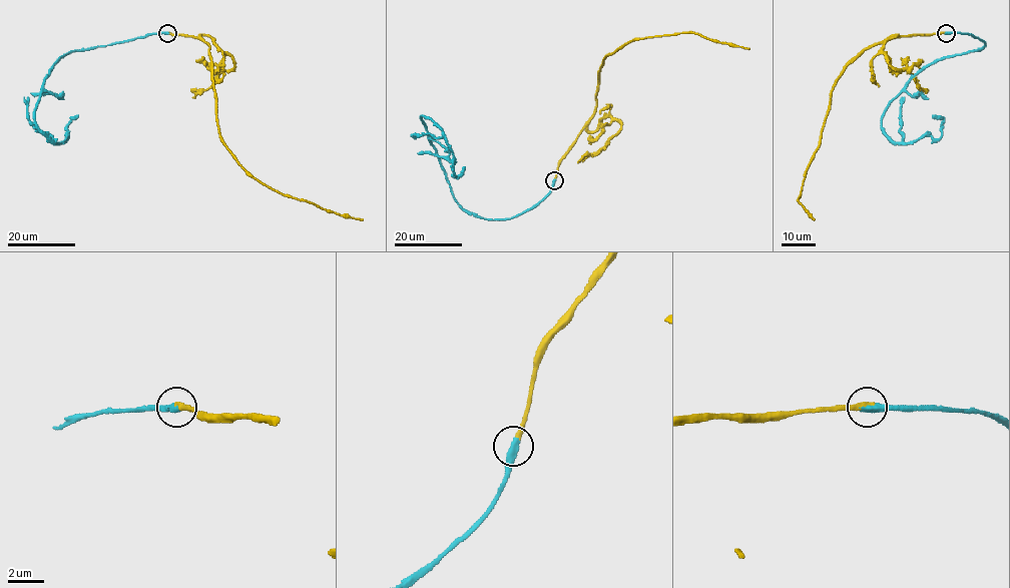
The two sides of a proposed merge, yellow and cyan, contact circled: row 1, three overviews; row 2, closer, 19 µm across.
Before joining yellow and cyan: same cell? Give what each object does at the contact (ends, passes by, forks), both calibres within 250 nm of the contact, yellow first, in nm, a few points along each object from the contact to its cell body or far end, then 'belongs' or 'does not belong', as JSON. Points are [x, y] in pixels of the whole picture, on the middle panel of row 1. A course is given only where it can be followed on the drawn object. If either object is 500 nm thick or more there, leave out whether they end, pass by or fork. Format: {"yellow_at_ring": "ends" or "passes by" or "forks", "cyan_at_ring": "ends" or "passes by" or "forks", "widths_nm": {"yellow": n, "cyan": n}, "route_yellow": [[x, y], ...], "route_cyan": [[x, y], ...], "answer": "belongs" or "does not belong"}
{"widths_nm": {"yellow": 300, "cyan": 500}, "route_yellow": [[554, 181], [559, 161], [593, 113], [600, 67], [607, 55], [634, 40], [685, 32], [749, 49]], "route_cyan": [[554, 181], [541, 200], [510, 218], [467, 212], [422, 116], [440, 129], [454, 176], [465, 166]], "answer": "belongs"}

